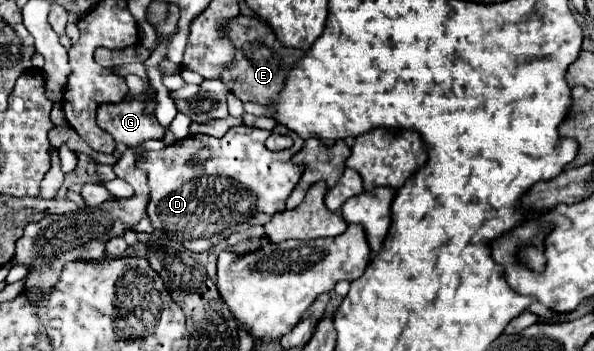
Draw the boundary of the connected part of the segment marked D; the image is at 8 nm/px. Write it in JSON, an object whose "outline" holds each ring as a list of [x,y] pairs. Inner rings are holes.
{"outline":[[[238,125],[232,127],[222,139],[210,135],[190,135],[162,151],[148,151],[146,159],[140,163],[140,169],[148,173],[148,187],[150,187],[150,201],[148,201],[148,217],[154,229],[162,229],[168,239],[182,243],[190,251],[208,251],[214,247],[216,241],[228,239],[236,231],[246,231],[252,225],[266,225],[274,213],[286,209],[286,199],[290,197],[292,189],[302,177],[302,167],[292,163],[292,155],[302,149],[304,141],[298,135],[294,137],[294,147],[284,151],[270,151],[266,149],[264,141],[268,135],[276,131],[284,131],[286,127],[276,125],[272,131],[256,129]],[[202,147],[212,149],[212,157],[206,161],[194,161],[196,153]]]}

